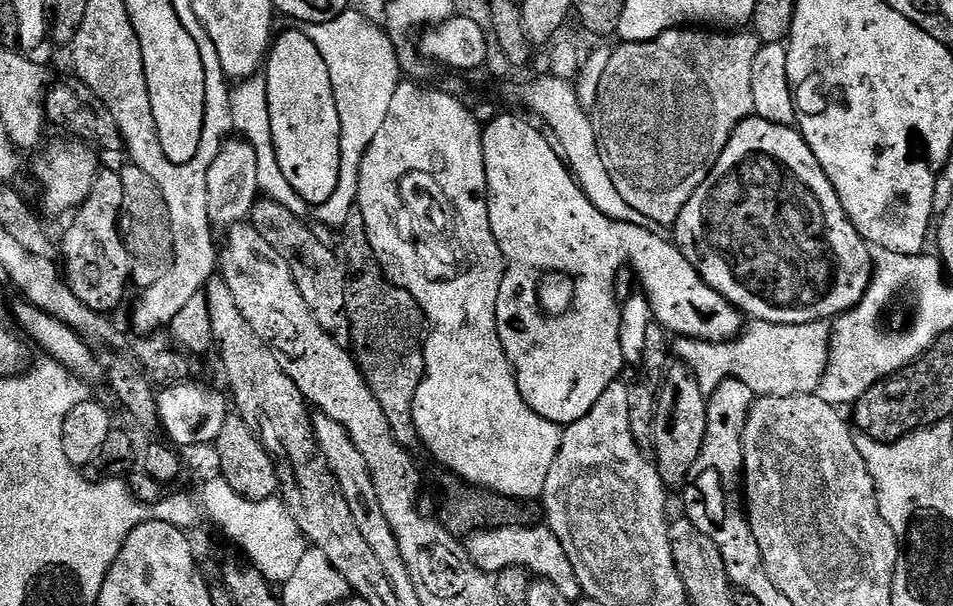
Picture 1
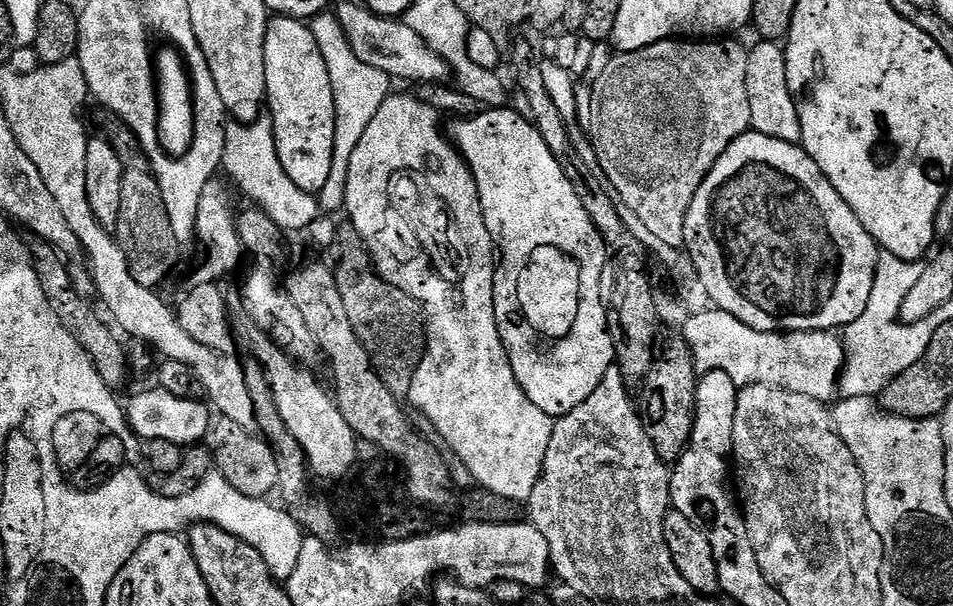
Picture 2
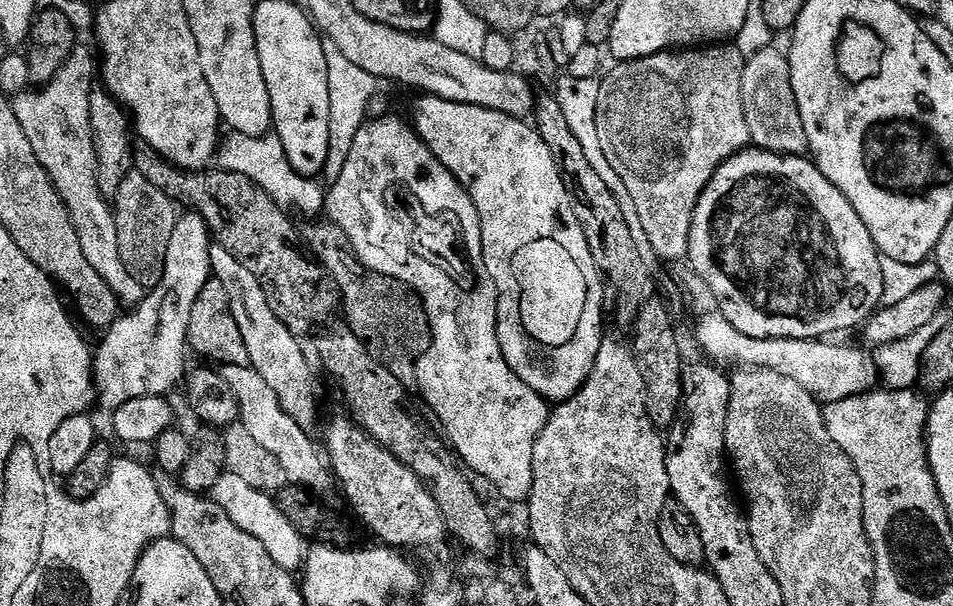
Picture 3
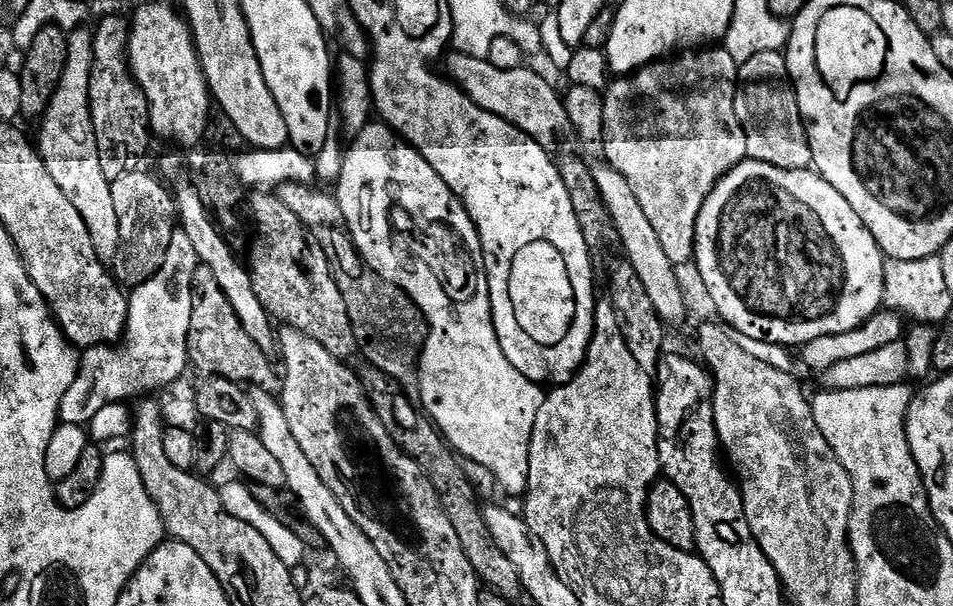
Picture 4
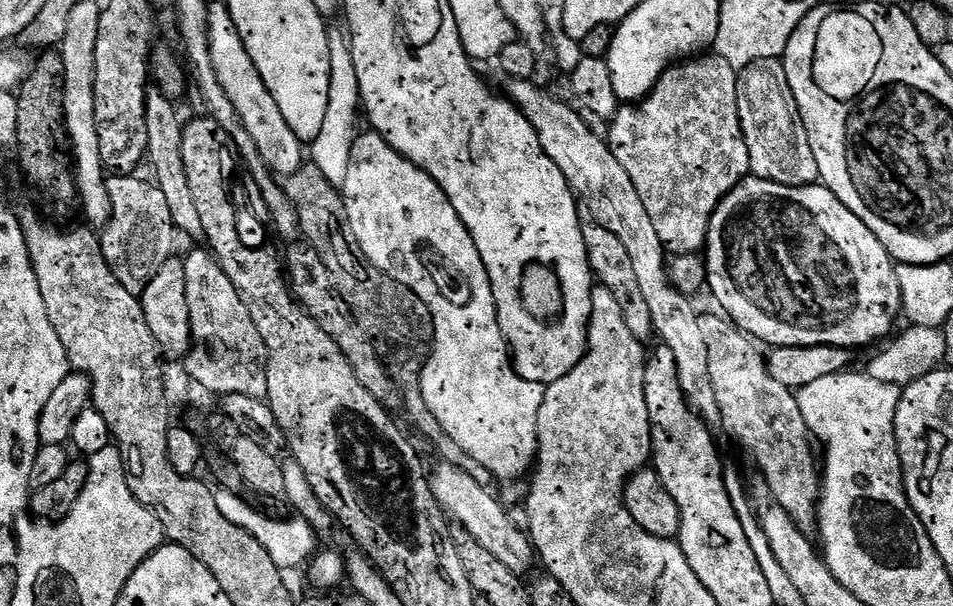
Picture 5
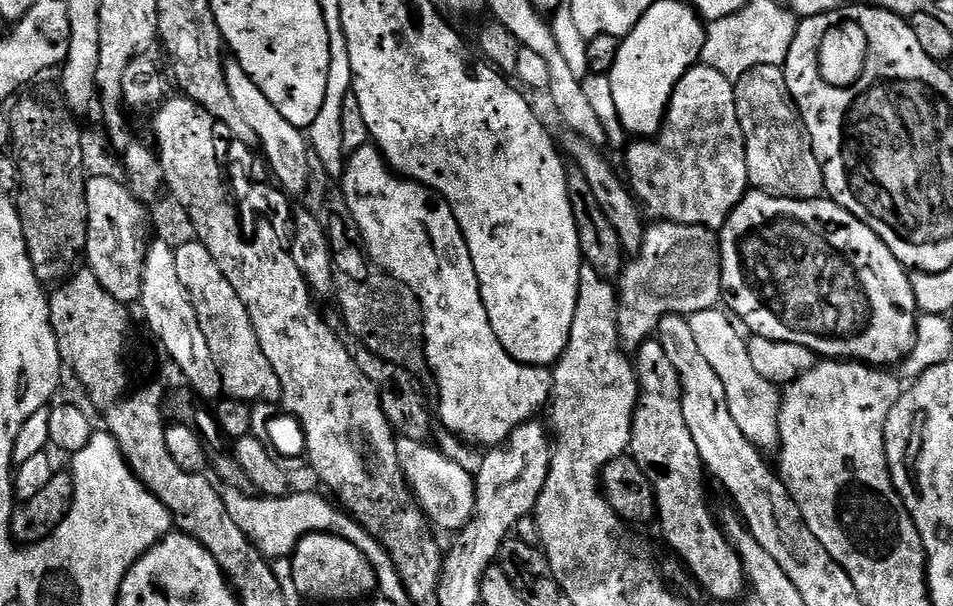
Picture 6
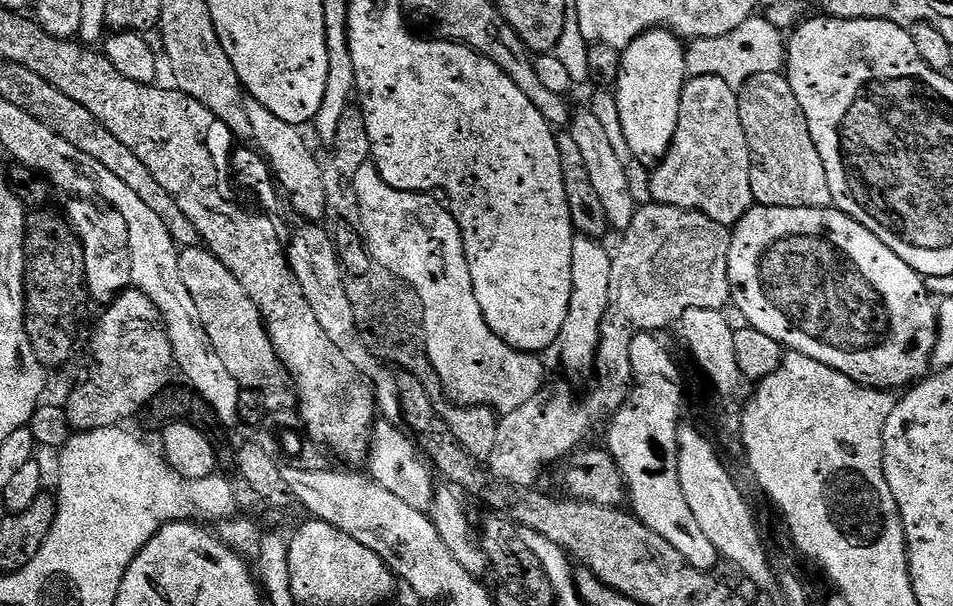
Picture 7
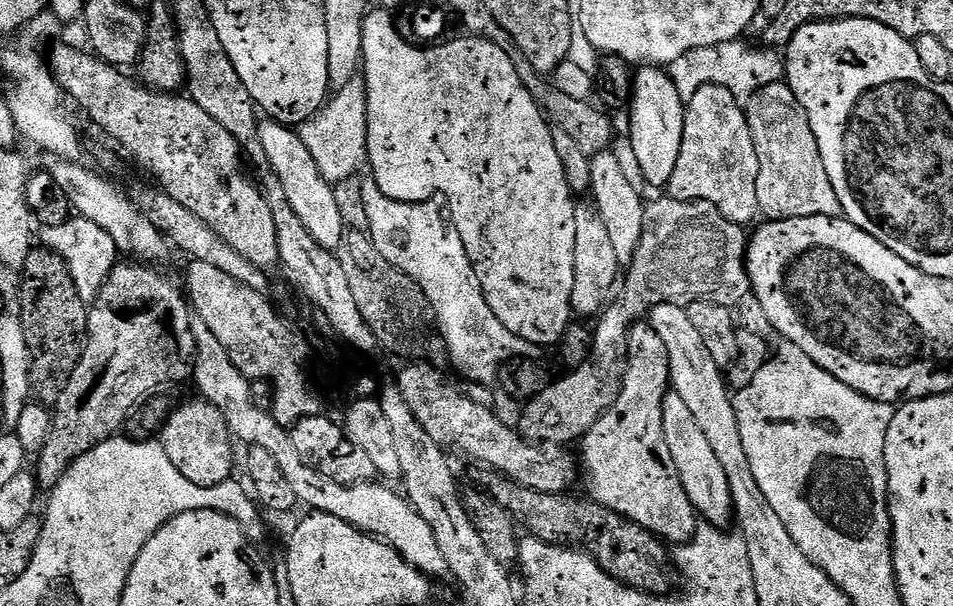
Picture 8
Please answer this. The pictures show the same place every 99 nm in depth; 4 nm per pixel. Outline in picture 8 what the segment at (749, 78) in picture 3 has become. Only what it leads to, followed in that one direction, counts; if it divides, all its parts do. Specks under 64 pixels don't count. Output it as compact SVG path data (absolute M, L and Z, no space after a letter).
M787 82L762 86L762 90L746 101L746 115L754 138L754 150L758 150L759 215L764 216L765 221L839 217L838 194L834 194L834 186L830 186L830 174L826 174L818 138L814 138L810 118L806 118L806 110L802 110L802 102L798 102L792 87Z

